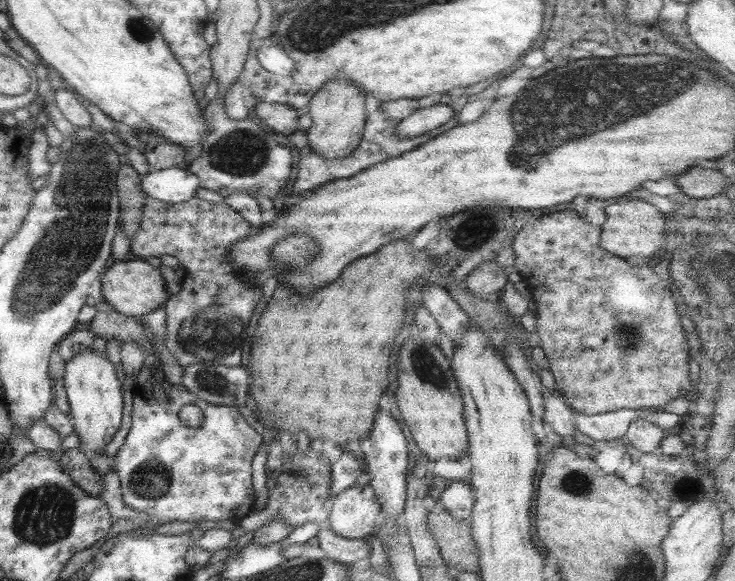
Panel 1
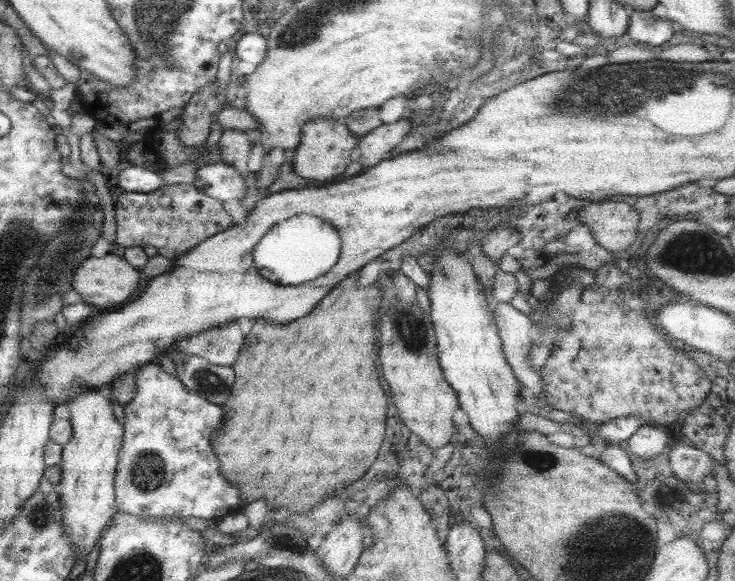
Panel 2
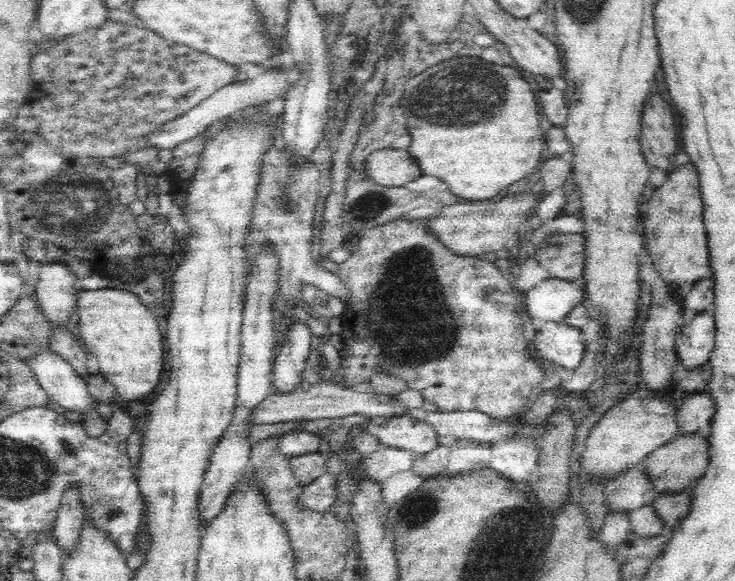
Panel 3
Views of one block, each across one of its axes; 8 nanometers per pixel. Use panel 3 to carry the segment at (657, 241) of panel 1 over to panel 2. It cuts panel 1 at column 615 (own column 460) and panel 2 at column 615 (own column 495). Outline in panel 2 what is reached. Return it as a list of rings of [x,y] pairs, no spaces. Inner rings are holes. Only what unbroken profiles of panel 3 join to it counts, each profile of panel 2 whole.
[[[607,200],[585,205],[578,220],[590,227],[595,241],[610,252],[628,250],[636,240],[638,212],[623,201]]]

